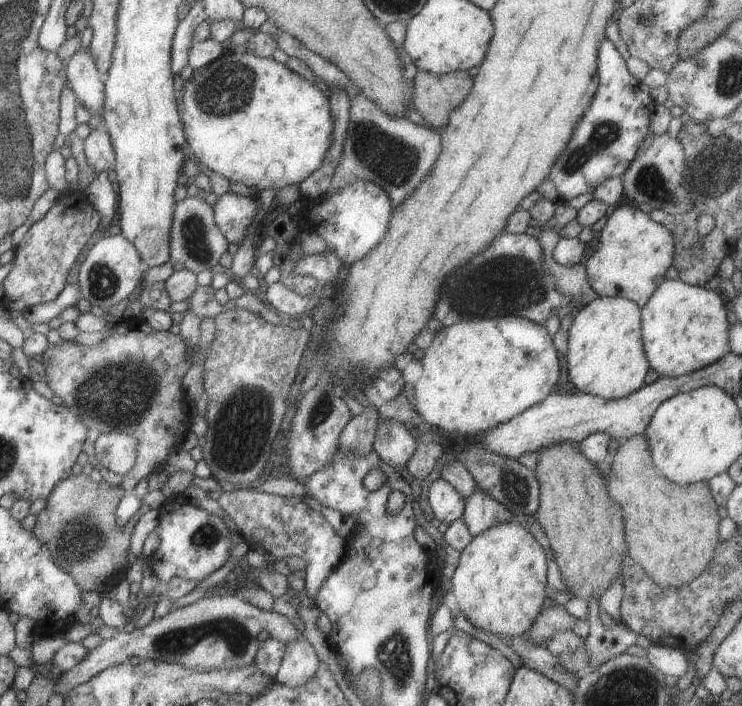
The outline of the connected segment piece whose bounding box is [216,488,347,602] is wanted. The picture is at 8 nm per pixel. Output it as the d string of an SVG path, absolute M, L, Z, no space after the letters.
M238 488L232 492L221 492L216 503L220 506L218 512L223 516L229 515L229 518L235 522L240 529L240 535L248 542L249 548L252 543L257 542L276 560L287 557L305 559L304 590L305 594L315 602L326 576L344 557L346 538L339 537L319 511L313 511L297 496L286 498L256 492L250 488Z

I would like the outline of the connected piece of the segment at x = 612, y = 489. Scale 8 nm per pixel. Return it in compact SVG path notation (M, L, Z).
M643 435L630 436L620 442L615 455L608 457L609 476L605 479L606 489L611 500L621 506L625 522L625 542L627 558L645 570L645 574L661 587L679 588L689 584L705 570L712 559L713 551L720 542L718 537L719 515L713 500L708 481L690 485L678 485L665 480L652 463L647 439Z

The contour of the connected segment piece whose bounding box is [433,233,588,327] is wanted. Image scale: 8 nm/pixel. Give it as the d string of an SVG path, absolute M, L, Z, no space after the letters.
M505 233L497 236L481 254L469 260L463 268L457 268L453 276L449 276L440 288L439 302L435 304L433 318L437 319L443 327L457 324L461 321L490 319L502 317L503 315L515 315L524 319L544 325L545 320L555 314L561 319L563 316L571 314L573 316L581 307L588 302L582 296L565 296L561 294L555 286L553 275L549 272L547 265L541 255L541 246L537 241L537 236L526 233Z

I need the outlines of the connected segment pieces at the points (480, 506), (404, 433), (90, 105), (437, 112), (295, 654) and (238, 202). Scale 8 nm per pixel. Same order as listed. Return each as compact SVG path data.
M475 488L473 494L464 500L462 519L472 537L481 534L493 525L510 523L517 515L507 510L500 502L486 492Z
M379 419L372 450L385 464L392 466L399 474L411 458L417 445L403 423L391 419Z
M88 47L77 49L65 61L64 67L66 80L79 104L90 112L90 116L101 114L104 101L104 83Z
M418 69L411 82L413 110L439 130L446 125L449 113L467 96L472 85L467 71L436 75Z
M303 637L284 645L284 655L273 681L288 687L301 686L314 675L320 661Z
M229 192L218 197L213 206L214 221L221 234L227 239L228 244L239 246L248 229L255 229L255 216L262 216L259 203L250 197L244 197Z

